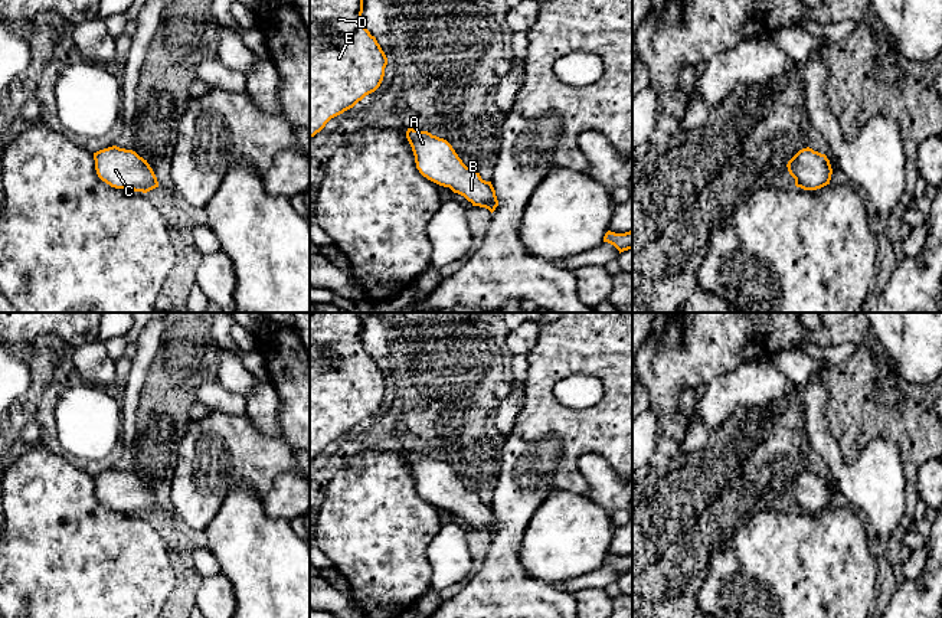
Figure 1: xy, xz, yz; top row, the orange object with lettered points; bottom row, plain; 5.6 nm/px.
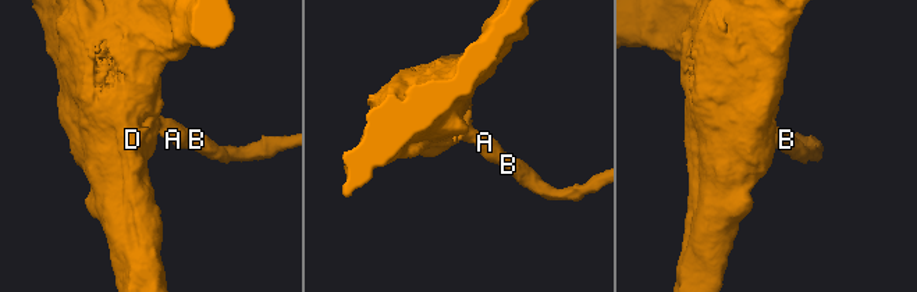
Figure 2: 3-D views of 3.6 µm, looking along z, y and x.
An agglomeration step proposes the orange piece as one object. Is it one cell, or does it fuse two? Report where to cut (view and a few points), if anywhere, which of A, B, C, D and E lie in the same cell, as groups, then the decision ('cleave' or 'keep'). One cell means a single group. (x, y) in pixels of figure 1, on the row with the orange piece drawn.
no cut; A B C D E; keep

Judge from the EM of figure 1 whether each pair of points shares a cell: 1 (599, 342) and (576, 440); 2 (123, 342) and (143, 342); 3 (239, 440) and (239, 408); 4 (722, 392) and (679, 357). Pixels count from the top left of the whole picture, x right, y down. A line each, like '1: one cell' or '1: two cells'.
1: one cell
2: two cells
3: two cells
4: two cells

